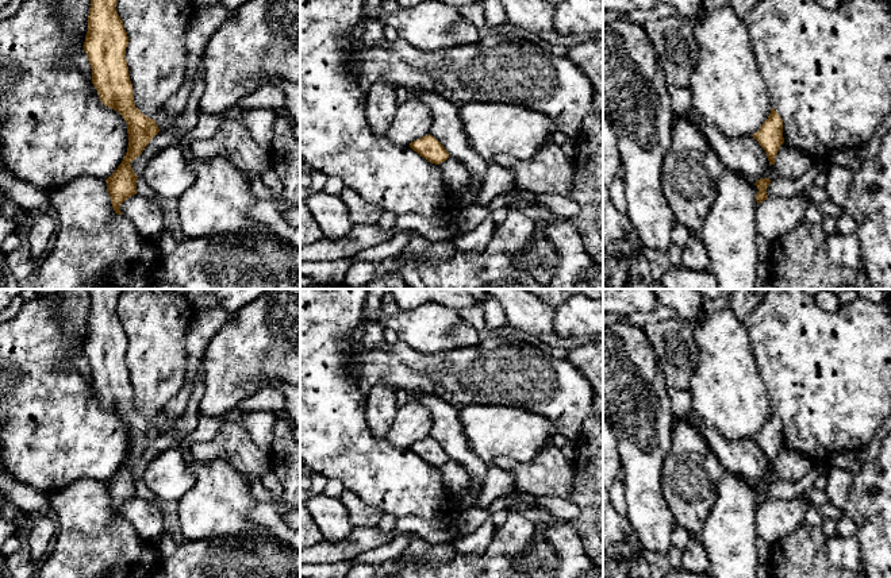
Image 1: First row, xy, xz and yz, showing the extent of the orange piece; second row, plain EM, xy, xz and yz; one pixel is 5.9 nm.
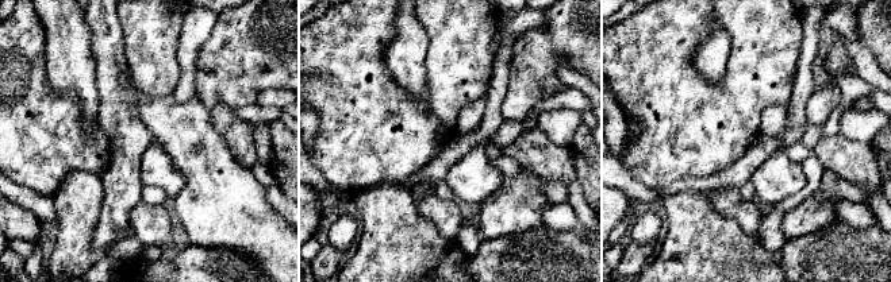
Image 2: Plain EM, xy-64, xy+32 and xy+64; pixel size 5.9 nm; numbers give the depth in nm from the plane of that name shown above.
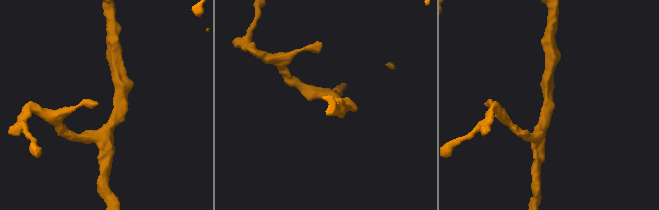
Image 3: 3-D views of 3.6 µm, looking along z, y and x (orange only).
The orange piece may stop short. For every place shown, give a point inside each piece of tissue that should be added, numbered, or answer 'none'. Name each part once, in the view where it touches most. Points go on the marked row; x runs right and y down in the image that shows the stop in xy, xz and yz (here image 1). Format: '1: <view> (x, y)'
none

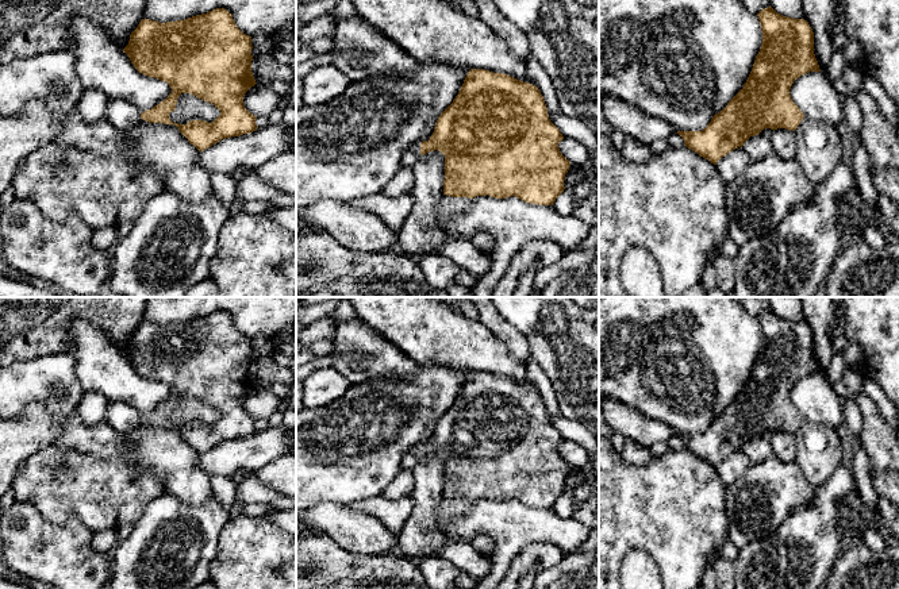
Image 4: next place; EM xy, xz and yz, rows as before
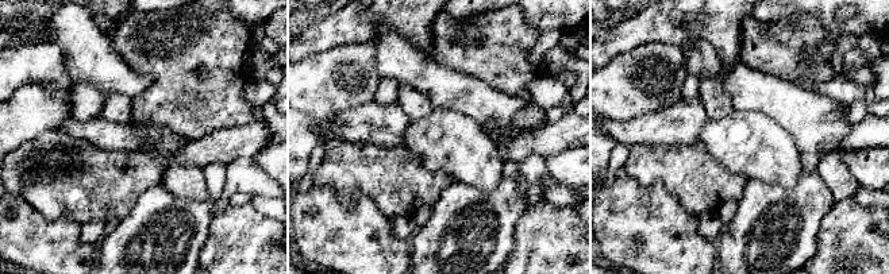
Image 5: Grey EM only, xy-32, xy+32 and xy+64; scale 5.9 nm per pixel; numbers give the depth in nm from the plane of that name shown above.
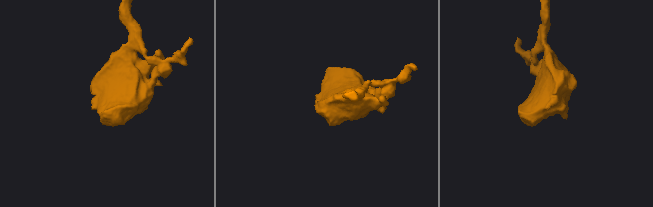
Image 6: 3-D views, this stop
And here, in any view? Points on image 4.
1: xz (411, 154)

